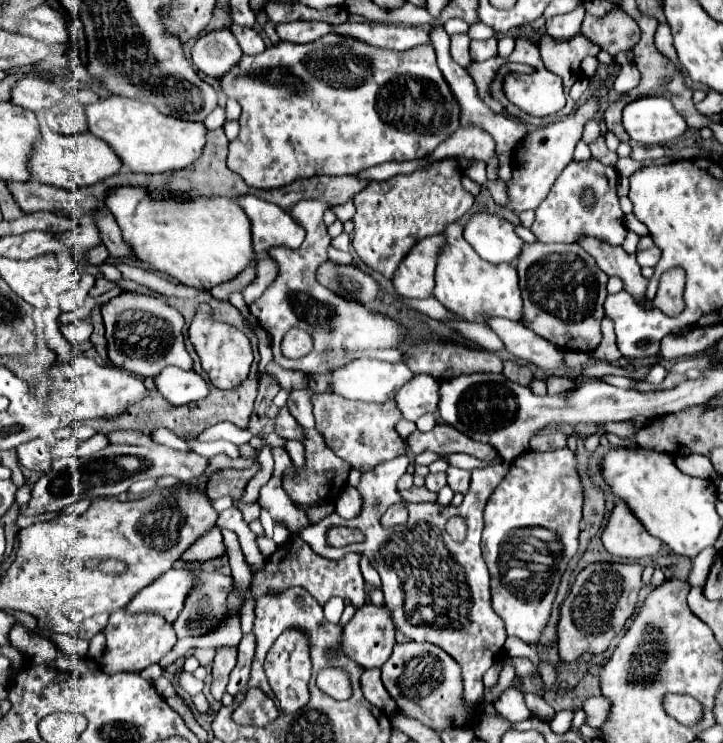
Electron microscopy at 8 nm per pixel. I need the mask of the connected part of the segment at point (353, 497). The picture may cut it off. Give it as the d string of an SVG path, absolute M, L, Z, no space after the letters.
M346 487L340 491L340 495L336 497L334 501L336 505L336 511L342 513L344 519L352 519L360 513L360 505L362 505L362 499L358 499L358 493L354 487Z

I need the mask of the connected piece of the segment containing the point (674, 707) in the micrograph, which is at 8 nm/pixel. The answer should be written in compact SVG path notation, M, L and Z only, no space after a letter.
M668 693L664 697L664 709L684 725L694 725L694 721L698 721L702 715L702 707L686 695Z

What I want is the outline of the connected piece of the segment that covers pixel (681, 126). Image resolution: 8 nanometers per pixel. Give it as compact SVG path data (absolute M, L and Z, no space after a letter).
M640 97L622 111L622 123L630 139L638 145L664 145L680 137L686 129L684 117L666 97Z

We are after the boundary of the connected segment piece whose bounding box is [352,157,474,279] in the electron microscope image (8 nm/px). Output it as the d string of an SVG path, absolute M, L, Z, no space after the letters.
M446 157L442 161L434 161L424 169L416 169L410 175L398 175L390 181L366 185L354 197L356 215L352 217L352 247L360 259L390 279L402 257L420 239L440 233L444 225L458 221L472 207L474 197L464 191L460 179L462 169L458 165L458 159Z

